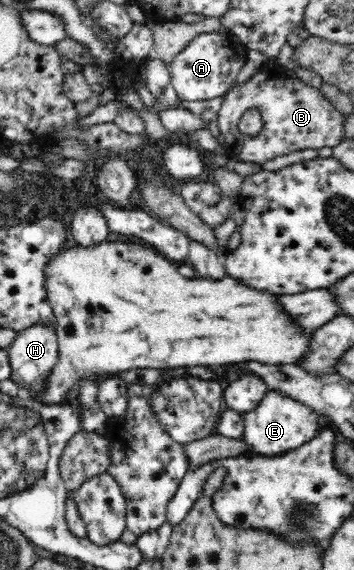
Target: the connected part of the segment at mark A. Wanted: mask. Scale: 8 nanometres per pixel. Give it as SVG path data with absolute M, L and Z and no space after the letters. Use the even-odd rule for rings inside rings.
M225 27L193 37L188 46L167 65L170 83L178 99L207 101L215 97L224 97L237 84L237 75L247 59L247 53L248 50L241 45L238 37Z

